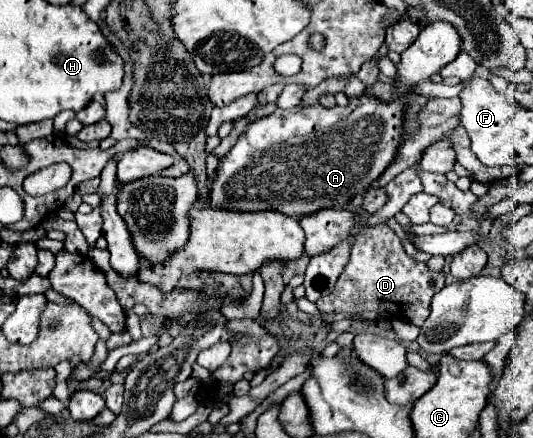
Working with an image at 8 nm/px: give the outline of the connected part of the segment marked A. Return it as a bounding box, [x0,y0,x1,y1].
[209,22,459,218]

